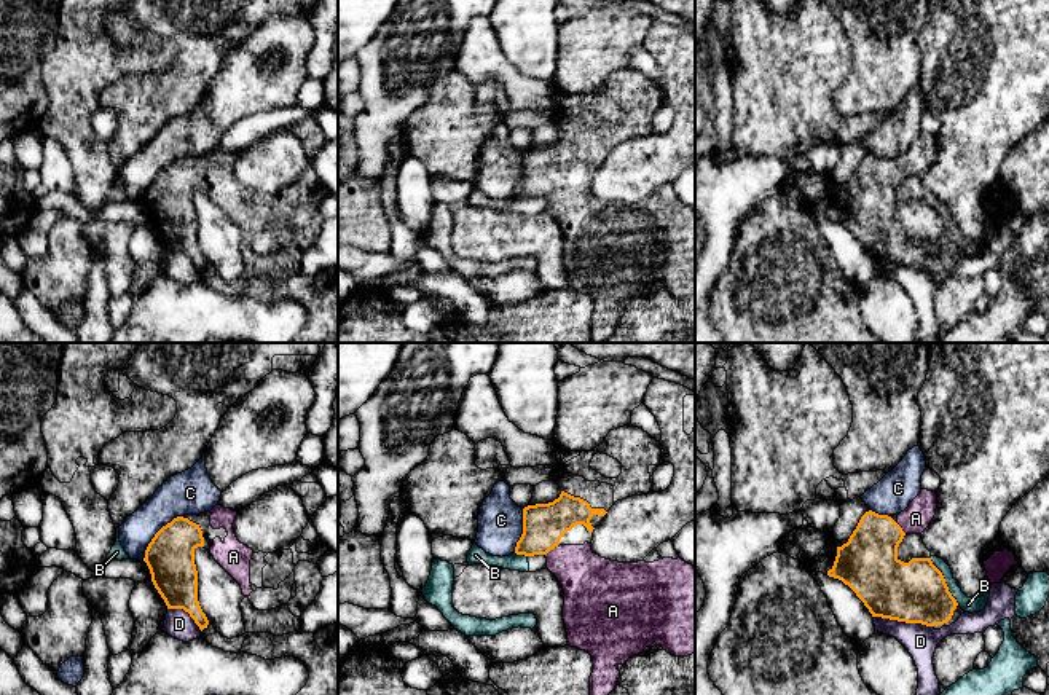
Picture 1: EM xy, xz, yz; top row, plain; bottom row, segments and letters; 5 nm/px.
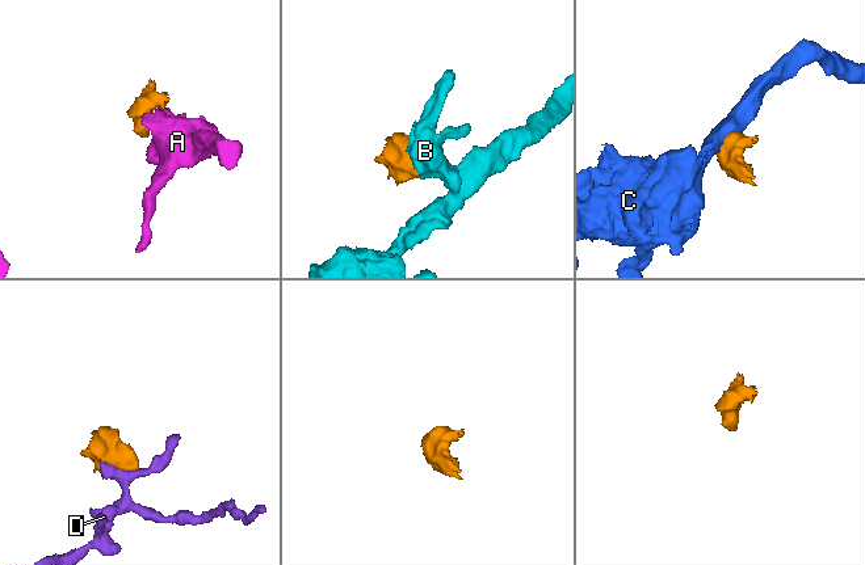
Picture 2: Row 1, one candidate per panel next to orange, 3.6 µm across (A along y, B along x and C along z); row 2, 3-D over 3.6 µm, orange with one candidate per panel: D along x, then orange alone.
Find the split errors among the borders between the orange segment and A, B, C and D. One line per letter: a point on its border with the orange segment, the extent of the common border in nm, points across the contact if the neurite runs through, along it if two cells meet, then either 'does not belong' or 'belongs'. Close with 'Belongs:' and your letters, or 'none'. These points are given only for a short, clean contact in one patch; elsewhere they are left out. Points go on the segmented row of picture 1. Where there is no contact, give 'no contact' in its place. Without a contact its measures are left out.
A: contact xz (550, 549); length 80 nm; way xz (544, 525), (544, 541), (550, 549), (589, 581); belongs
B: contact yz (944, 582); length 280 nm; does not belong
C: contact xy (157, 533); length 300 nm; border xy (182, 515), (168, 522), (155, 534), (142, 558); does not belong
D: contact yz (895, 619); length 220 nm; border yz (874, 616), (915, 624); does not belong
Belongs: A

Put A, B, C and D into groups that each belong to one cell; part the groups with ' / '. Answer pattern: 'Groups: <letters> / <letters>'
Groups: A / B / C / D

